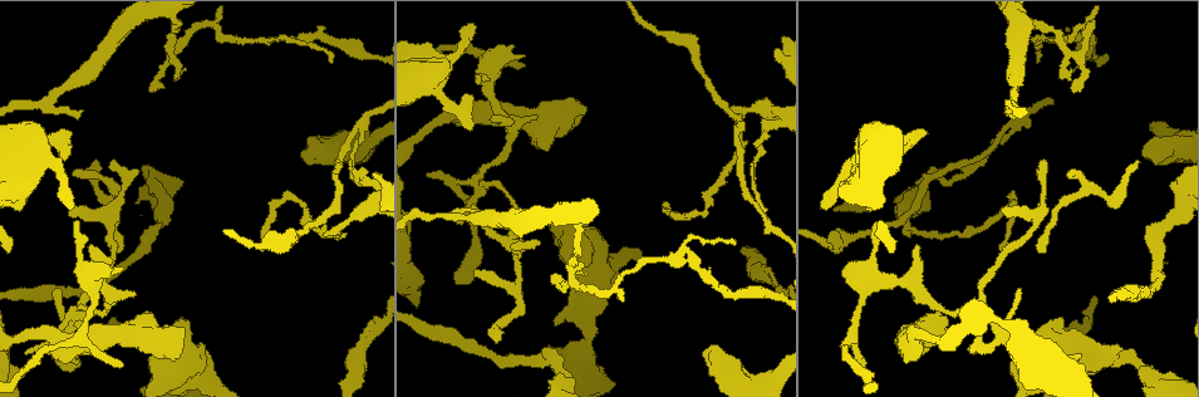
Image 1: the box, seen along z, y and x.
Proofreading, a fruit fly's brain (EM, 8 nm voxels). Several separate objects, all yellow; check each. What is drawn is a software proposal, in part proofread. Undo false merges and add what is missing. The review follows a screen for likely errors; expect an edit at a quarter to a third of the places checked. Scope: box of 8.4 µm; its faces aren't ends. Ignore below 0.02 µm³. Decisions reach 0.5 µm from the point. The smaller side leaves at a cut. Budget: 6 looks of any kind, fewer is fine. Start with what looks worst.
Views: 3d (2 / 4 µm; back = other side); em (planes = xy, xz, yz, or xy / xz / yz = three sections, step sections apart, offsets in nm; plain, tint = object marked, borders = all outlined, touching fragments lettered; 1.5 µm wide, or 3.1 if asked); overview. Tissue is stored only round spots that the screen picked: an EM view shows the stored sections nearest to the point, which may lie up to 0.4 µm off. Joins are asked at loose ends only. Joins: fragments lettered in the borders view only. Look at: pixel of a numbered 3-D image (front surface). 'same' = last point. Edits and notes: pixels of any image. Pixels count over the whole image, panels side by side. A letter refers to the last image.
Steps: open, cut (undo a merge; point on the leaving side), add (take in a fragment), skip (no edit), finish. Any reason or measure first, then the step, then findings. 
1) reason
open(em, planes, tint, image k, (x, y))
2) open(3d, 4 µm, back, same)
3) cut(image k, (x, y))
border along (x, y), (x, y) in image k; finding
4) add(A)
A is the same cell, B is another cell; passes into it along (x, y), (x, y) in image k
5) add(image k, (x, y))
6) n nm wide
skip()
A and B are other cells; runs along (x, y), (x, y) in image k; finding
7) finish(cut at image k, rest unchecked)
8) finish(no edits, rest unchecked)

an open end
open(em, planes, borders, image 1, (1040, 249))

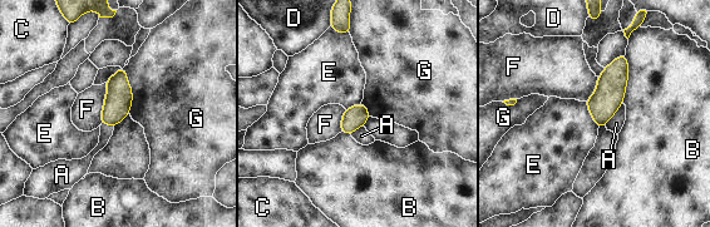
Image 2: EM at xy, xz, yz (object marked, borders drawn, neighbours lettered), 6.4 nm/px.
150 nm wide
skip()
A, B, C, D, E, F and G are other cells; border along (585, 102), (592, 121), (598, 127) in image 2; none of them fits

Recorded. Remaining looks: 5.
an open end
open(em, planes, plain, image 1, (472, 96))

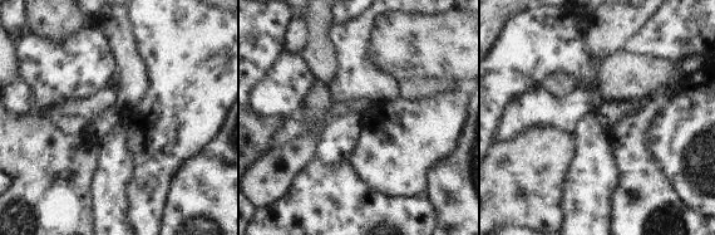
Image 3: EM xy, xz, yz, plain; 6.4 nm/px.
open(em, planes, tint, same)

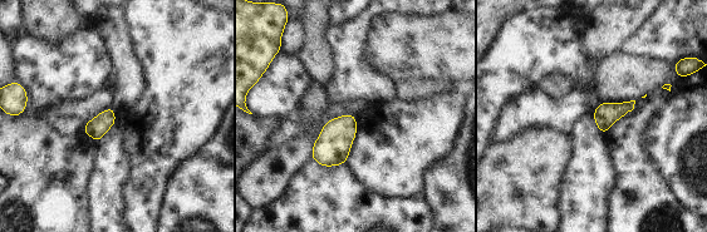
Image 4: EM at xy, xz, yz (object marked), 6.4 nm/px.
see the neighbours
open(em, planes, borders, same)

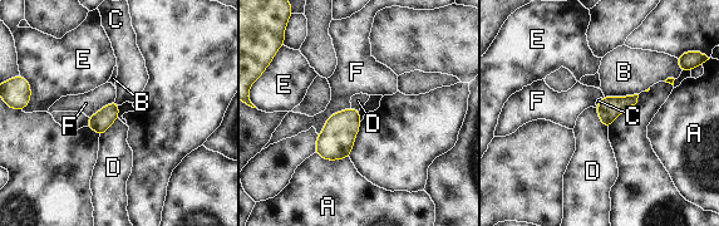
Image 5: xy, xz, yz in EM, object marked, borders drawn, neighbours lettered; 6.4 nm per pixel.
skip()
A, B, C, D, E and F are other cells; border along (118, 118), (99, 137) in image 5; no lettered fragment goes on from it

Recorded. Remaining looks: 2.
branch stops here
open(3d, 4 µm, image 1, (474, 271))

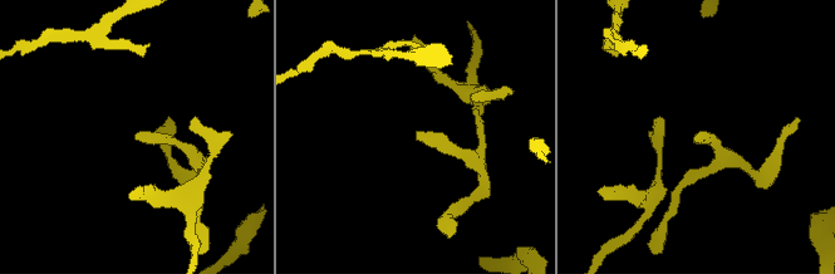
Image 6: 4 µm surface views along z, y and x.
shape alone is not enough
open(em, xz, step 4, borders, image 6, (137, 137))

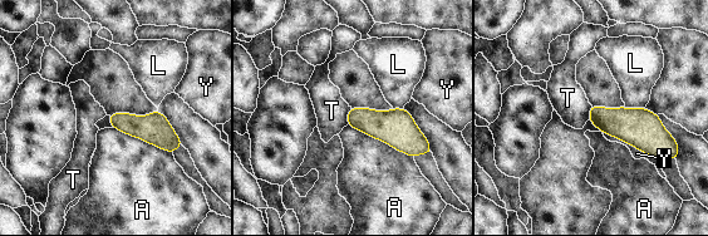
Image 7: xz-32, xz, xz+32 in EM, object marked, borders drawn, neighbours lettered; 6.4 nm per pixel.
skip()
A, L, T and Y are other cells; border along (603, 132), (618, 137), (657, 158) in image 7; none of them fits

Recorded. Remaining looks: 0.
finish(no edits, rest unchecked)

